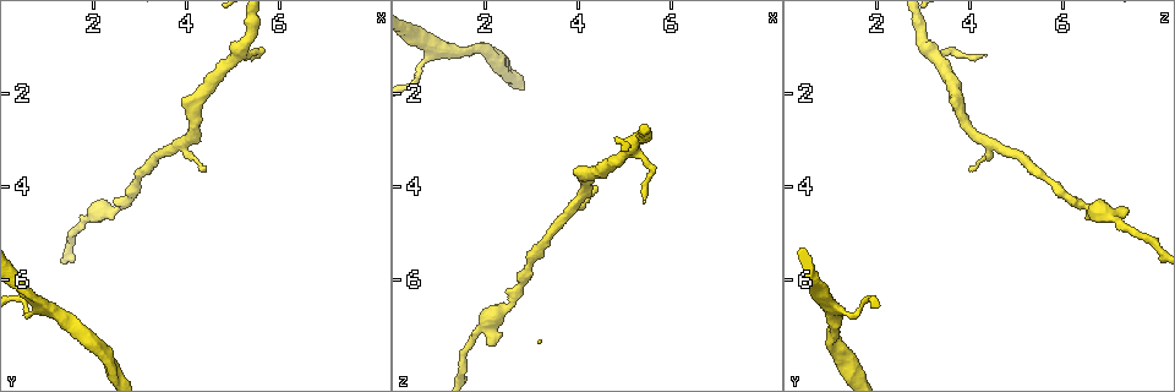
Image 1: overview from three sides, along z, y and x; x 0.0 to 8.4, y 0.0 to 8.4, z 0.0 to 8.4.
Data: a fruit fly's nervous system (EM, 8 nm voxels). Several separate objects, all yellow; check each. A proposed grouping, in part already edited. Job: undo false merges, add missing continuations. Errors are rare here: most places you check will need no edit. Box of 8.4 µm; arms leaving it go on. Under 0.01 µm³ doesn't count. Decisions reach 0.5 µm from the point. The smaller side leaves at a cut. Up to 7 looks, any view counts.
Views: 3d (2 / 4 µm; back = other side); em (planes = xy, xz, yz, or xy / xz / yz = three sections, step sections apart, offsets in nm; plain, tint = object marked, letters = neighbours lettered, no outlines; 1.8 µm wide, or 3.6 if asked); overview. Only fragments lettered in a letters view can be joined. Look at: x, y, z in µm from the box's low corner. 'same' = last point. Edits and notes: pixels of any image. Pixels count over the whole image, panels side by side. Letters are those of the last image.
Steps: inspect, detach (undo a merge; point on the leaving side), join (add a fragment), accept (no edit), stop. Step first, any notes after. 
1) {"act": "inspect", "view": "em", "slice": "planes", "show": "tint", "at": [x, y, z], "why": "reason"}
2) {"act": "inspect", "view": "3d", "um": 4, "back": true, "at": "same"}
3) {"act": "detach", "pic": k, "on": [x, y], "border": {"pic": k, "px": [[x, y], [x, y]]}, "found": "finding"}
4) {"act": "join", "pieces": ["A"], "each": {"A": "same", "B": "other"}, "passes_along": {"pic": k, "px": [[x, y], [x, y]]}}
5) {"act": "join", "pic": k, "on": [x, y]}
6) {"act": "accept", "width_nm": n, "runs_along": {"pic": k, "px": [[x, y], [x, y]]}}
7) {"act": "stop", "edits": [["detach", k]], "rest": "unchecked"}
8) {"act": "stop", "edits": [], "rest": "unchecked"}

{"act": "inspect", "view": "3d", "um": 4, "at": [2.20, 4.50, 7.40], "why": "branch stops here"}

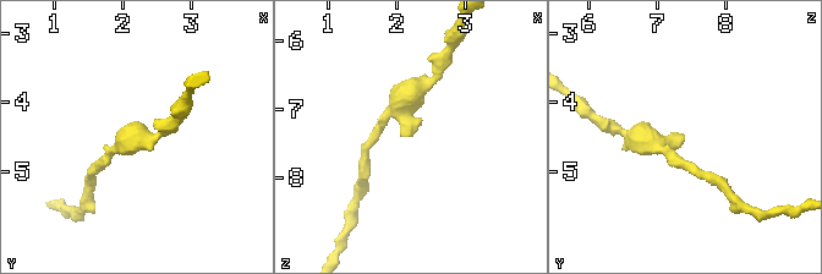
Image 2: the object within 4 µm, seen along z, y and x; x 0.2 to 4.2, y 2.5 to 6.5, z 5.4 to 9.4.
{"act": "inspect", "view": "em", "slice": "xy", "step": 16, "show": "letters", "at": [2.20, 4.55, 7.45], "why": "need the tissue"}

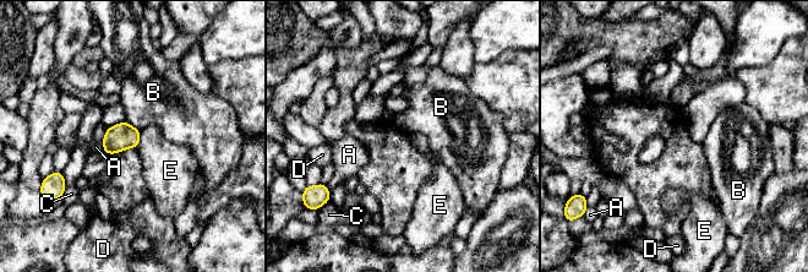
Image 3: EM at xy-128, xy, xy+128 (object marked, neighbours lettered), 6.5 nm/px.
{"act": "accept", "each": {"A": "other", "B": "other", "C": "other", "D": "other", "E": "other"}, "border": {"pic": 3, "px": [[126, 120], [141, 130]]}, "found": "none of them fits"}

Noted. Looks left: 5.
{"act": "inspect", "view": "3d", "um": 2, "at": [4.40, 3.55, 4.00], "why": "branch stops here"}

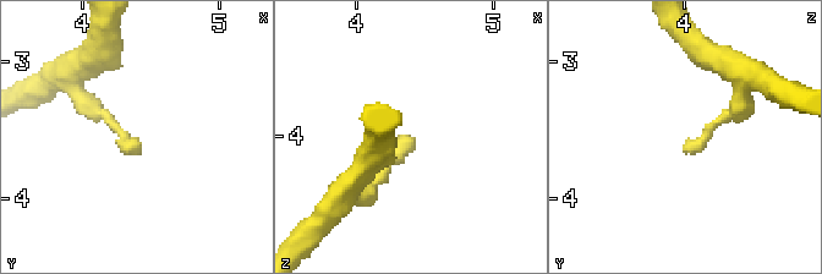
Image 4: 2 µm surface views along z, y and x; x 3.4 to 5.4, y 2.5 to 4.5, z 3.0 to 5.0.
{"act": "inspect", "view": "em", "slice": "planes", "show": "letters", "at": [4.40, 3.56, 4.00], "why": "need the tissue"}

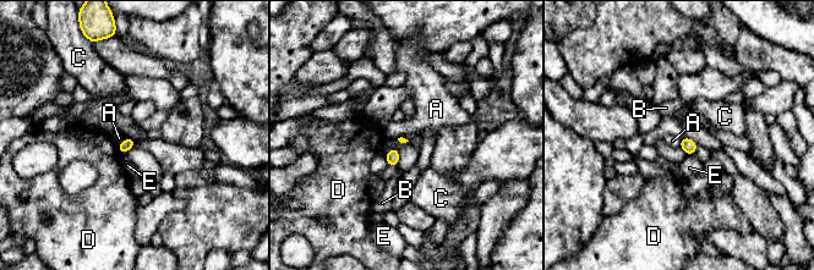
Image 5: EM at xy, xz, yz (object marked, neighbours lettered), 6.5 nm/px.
{"act": "accept", "each": {"A": "other", "B": "other", "C": "other", "D": "other", "E": "other"}, "found": "none of them fits"}

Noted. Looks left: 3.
{"act": "inspect", "view": "3d", "um": 4, "at": [5.40, 1.20, 4.40], "why": "free end"}

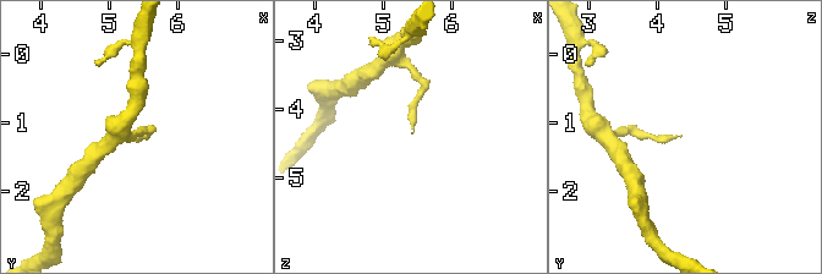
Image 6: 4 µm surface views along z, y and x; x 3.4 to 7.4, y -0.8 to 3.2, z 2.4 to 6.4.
{"act": "inspect", "view": "em", "um": 3.6, "slice": "planes", "show": "letters", "at": [5.40, 1.20, 4.35], "why": "need the tissue"}

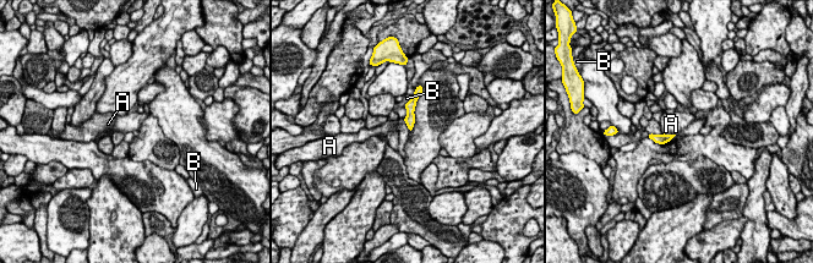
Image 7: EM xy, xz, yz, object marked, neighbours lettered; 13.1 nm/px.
{"act": "accept", "each": {"A": "other", "B": "other"}, "border": {"pic": 7, "px": [[663, 132], [675, 135]]}, "found": "none of them fits"}

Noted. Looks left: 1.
{"act": "stop", "edits": [], "rest": "unchecked"}

